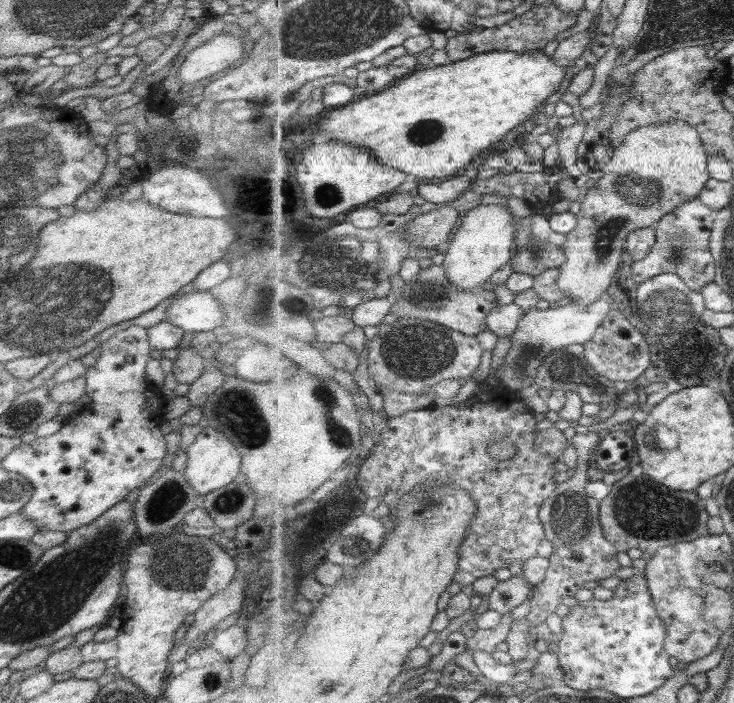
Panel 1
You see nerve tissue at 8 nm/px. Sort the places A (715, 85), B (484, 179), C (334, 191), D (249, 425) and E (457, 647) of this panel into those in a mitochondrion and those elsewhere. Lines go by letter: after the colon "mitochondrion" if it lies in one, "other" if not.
A: other
B: other
C: mitochondrion
D: mitochondrion
E: other

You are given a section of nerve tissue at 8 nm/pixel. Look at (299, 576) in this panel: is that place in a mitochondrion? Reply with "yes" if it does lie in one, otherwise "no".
no

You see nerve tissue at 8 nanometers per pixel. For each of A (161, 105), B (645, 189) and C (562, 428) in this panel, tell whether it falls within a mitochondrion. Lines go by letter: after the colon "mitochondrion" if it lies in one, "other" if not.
A: other
B: mitochondrion
C: other

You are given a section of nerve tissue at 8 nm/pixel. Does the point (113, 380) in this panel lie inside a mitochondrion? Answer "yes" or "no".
no

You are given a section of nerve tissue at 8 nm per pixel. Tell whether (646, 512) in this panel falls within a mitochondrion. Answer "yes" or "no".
yes

